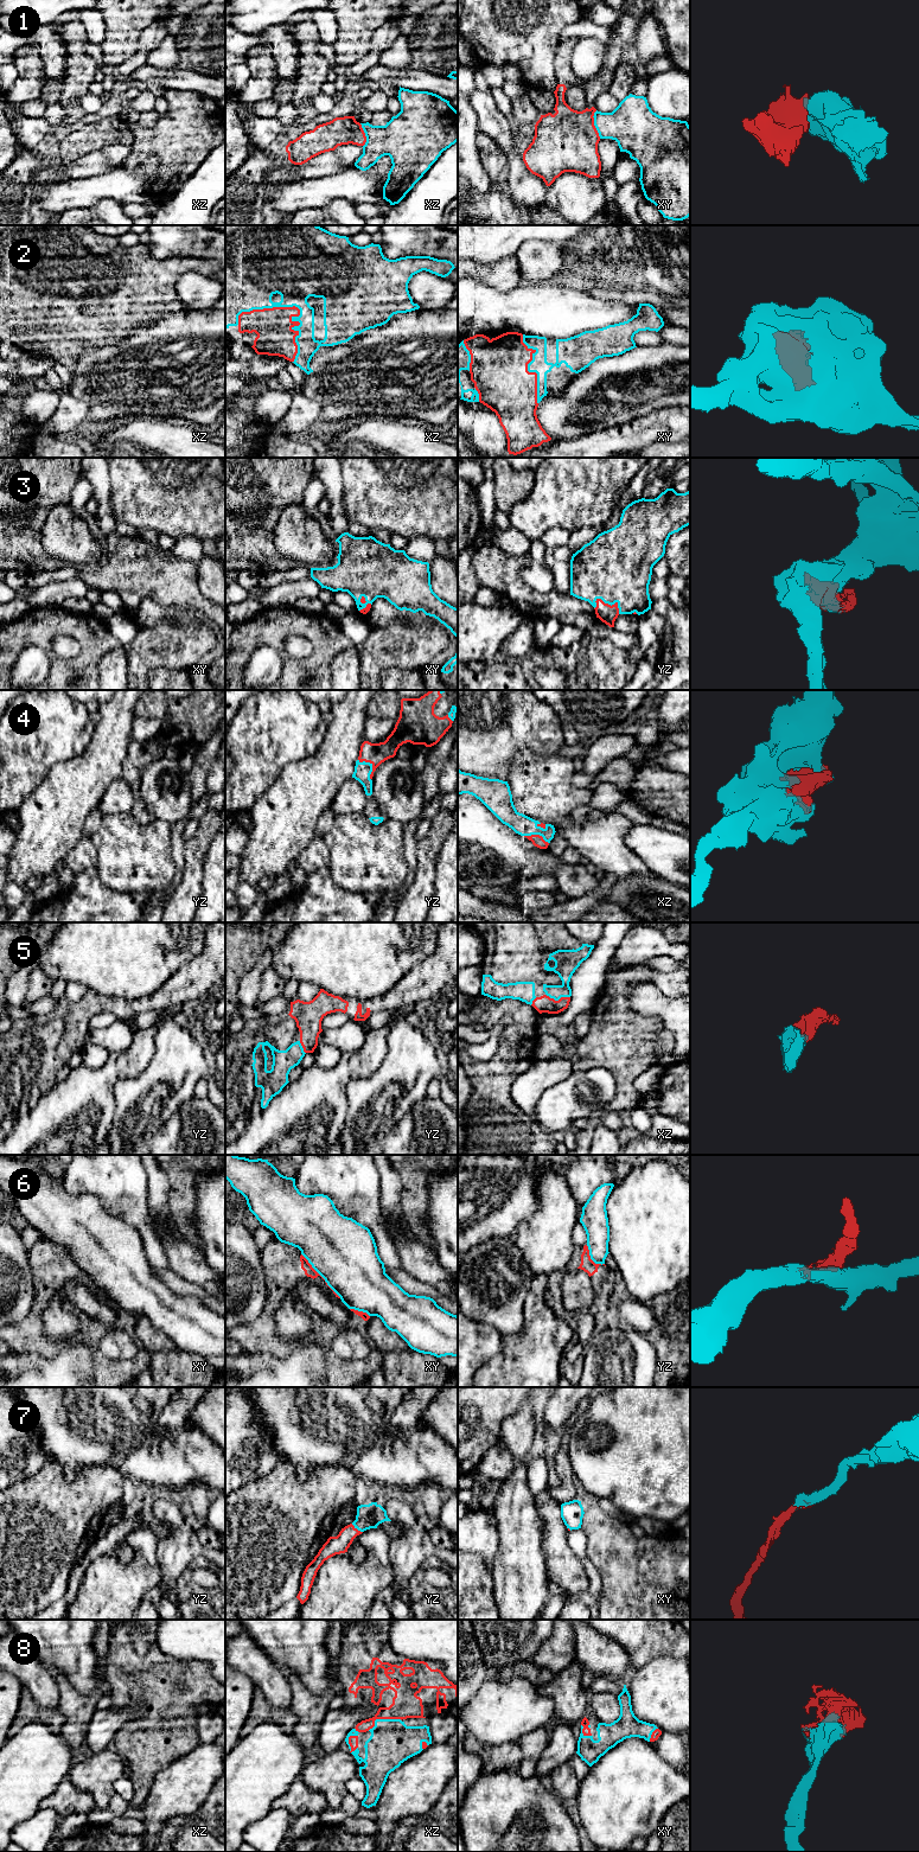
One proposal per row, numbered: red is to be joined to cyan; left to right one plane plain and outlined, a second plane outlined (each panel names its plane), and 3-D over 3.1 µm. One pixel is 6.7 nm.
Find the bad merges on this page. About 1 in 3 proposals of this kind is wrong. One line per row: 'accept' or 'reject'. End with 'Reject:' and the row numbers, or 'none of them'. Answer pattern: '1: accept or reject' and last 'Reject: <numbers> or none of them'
1: reject
2: accept
3: accept
4: accept
5: accept
6: reject
7: accept
8: accept
Reject: 1, 6

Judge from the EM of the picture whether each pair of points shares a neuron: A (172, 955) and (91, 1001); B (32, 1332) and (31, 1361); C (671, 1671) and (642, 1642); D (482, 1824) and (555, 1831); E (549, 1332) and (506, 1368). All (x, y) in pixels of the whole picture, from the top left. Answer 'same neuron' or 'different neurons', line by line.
A: different neurons
B: different neurons
C: different neurons
D: same neuron
E: same neuron

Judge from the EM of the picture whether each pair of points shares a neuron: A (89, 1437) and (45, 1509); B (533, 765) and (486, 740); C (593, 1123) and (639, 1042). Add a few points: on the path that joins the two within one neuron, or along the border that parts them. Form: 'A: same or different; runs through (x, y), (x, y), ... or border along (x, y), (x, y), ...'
A: different; border along (48, 1460), (59, 1466), (66, 1481), (88, 1467)
B: different; border along (543, 754), (522, 749), (506, 780)
C: same; runs through (613, 1105), (625, 1093), (626, 1064)

